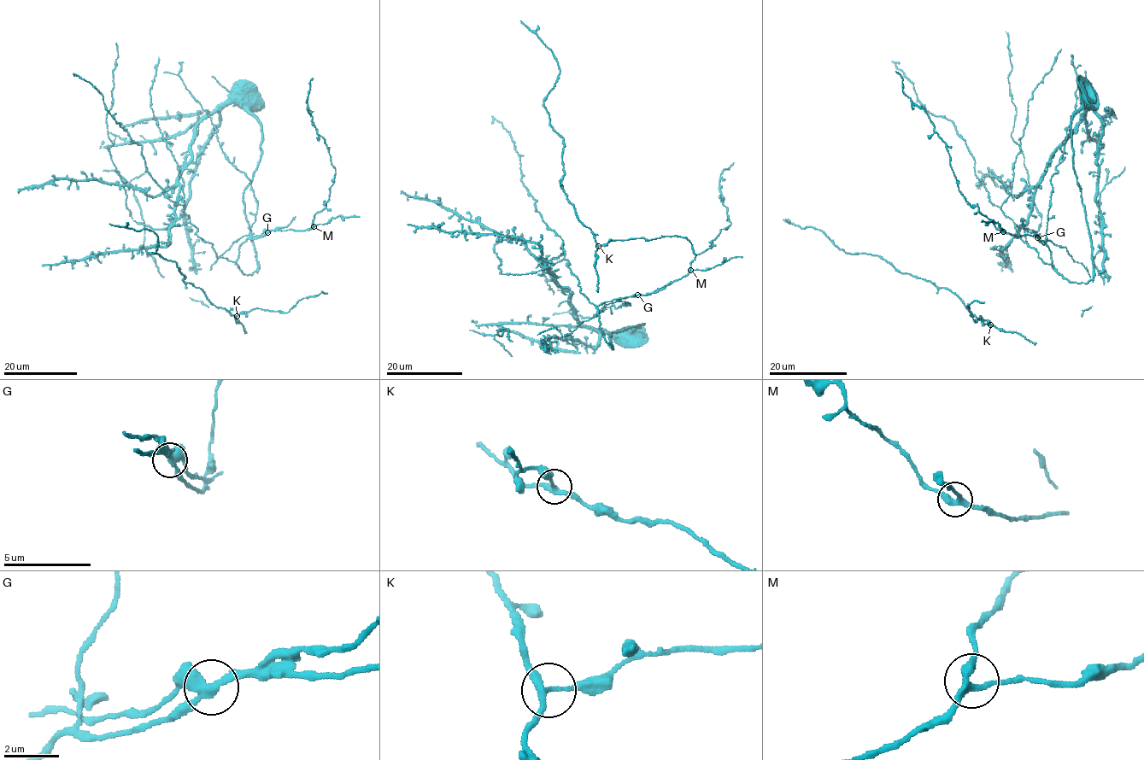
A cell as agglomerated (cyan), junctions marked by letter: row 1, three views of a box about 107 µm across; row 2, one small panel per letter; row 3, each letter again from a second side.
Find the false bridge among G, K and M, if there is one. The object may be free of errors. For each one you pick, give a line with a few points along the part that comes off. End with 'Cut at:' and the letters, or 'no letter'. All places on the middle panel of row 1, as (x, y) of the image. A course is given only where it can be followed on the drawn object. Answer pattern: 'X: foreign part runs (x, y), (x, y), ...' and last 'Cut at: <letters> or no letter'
G: foreign part runs (637, 295), (608, 303), (596, 317), (583, 321), (563, 336)
Cut at: G

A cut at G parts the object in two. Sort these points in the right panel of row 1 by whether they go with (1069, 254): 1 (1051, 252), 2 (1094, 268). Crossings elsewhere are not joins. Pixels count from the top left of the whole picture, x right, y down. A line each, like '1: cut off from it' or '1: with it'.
1: cut off from it
2: cut off from it

